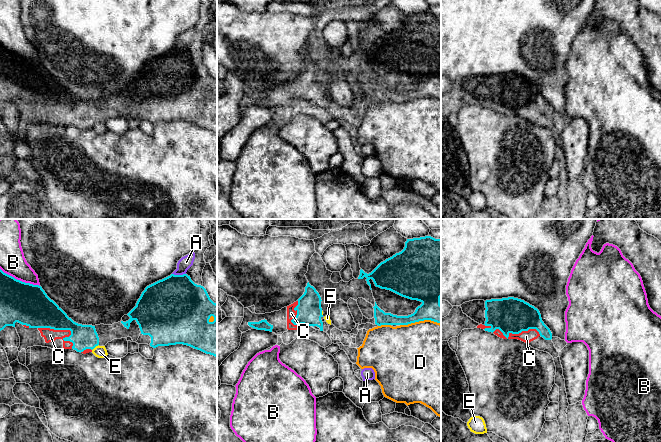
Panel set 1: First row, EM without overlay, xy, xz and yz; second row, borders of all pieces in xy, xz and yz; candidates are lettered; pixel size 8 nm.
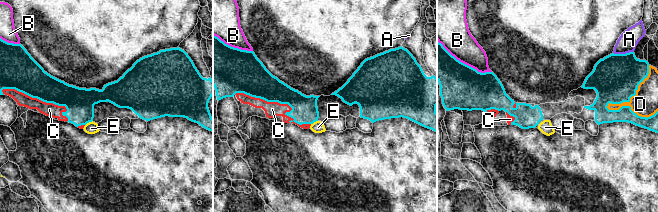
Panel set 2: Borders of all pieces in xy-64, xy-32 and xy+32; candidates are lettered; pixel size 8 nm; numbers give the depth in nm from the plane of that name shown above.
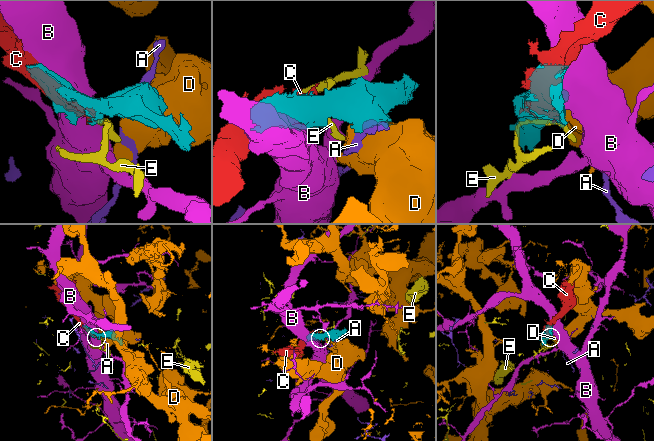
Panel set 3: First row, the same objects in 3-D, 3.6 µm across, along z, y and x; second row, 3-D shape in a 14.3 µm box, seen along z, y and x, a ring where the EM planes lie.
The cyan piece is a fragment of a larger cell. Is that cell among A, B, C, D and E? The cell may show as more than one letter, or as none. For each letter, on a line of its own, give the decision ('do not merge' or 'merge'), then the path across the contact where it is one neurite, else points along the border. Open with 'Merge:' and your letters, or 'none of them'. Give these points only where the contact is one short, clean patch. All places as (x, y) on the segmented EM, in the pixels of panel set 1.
Merge: C
A: do not merge | along xy (172, 273), (185, 274)
B: do not merge
C: merge
D: do not merge
E: do not merge | along xy (98, 344), (93, 349)

